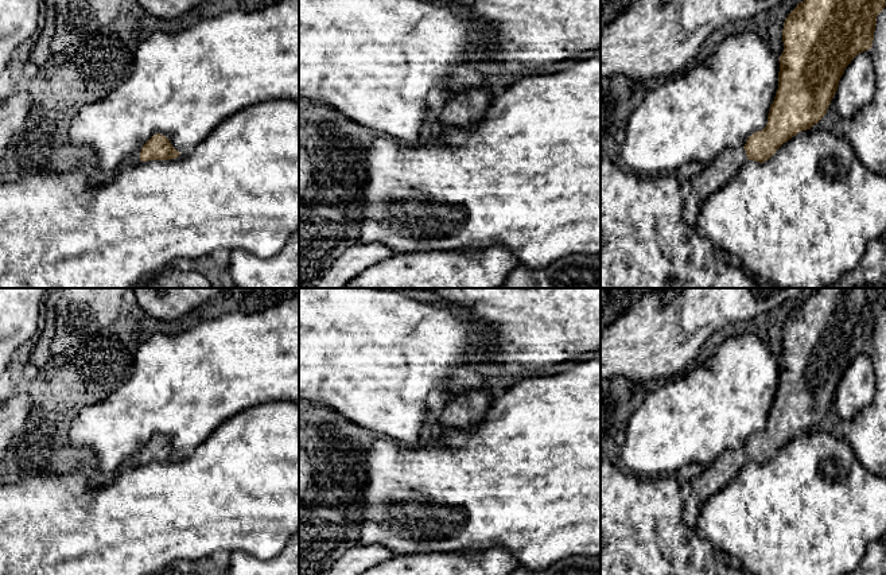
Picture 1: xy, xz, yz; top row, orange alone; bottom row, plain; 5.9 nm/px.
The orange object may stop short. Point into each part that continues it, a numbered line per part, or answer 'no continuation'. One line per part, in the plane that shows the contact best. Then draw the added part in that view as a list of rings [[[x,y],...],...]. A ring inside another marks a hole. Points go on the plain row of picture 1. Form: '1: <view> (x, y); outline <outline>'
1: yz (715, 476); outline [[[743,447],[726,450],[715,462],[691,481],[691,493],[684,500],[684,520],[696,531],[703,504],[719,492],[746,463]]]

